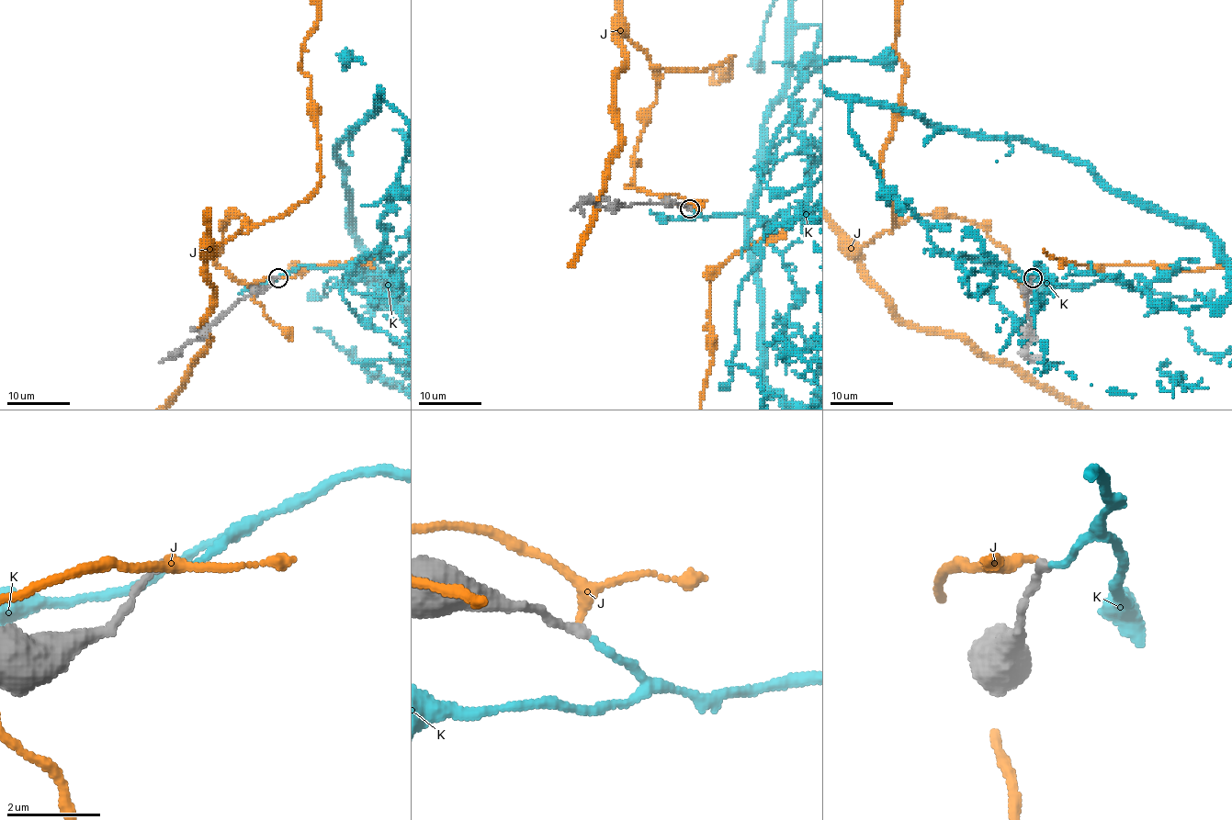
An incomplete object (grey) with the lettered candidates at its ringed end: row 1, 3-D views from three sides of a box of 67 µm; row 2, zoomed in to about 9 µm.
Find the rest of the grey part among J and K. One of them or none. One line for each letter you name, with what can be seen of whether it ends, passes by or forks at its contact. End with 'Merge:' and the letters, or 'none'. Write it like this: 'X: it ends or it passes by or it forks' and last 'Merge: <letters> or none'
K: it ends
Merge: K

